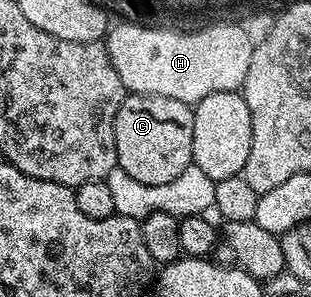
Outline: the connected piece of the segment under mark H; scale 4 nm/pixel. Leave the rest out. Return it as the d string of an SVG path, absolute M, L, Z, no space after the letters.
M122 21L118 24L120 24L119 27L111 26L108 34L105 36L106 51L110 54L110 60L116 69L116 73L120 73L120 81L126 87L127 92L136 95L160 95L162 97L172 97L176 101L184 101L191 105L197 105L201 99L208 97L208 93L239 90L244 81L244 77L248 73L248 65L252 61L254 43L252 39L246 36L245 29L237 27L234 23L214 23L211 27L200 28L199 31L173 31L174 27L170 25L143 25L141 22L133 21Z

